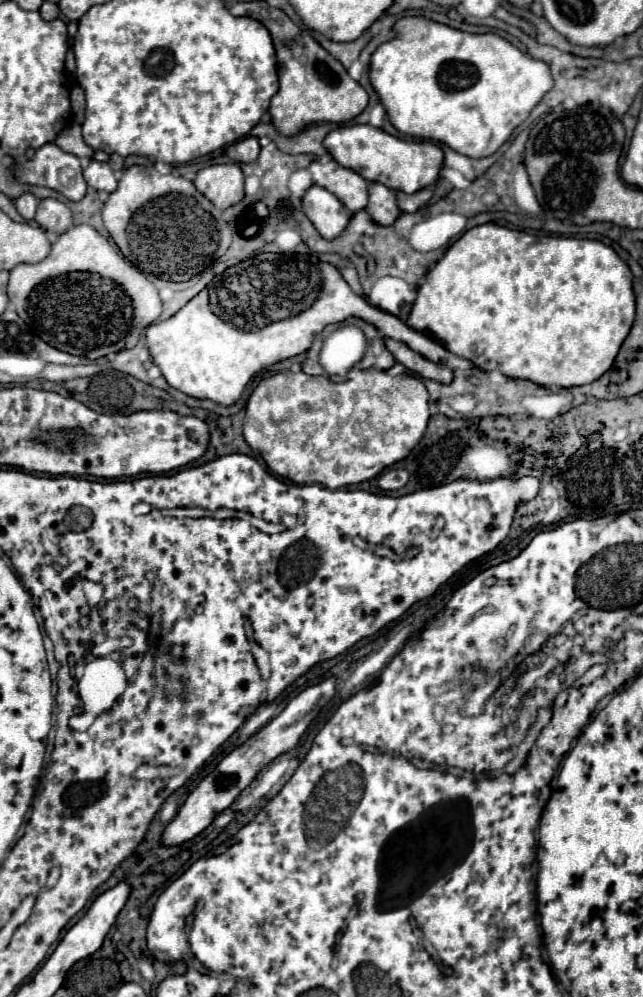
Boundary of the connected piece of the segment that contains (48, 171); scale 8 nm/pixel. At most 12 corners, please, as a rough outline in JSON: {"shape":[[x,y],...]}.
{"shape":[[51,142],[21,162],[21,182],[59,190],[87,192],[79,158]]}

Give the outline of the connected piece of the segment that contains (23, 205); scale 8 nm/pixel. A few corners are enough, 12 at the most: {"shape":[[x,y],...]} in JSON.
{"shape":[[21,194],[15,200],[17,212],[33,220],[39,198]]}

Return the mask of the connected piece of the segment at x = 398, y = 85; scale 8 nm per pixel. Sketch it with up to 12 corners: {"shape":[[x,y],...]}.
{"shape":[[393,24],[369,80],[403,134],[495,154],[553,88],[499,34]]}

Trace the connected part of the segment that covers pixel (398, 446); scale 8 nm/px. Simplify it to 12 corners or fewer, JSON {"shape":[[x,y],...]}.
{"shape":[[411,376],[263,378],[243,436],[331,490],[407,458],[429,422]]}

